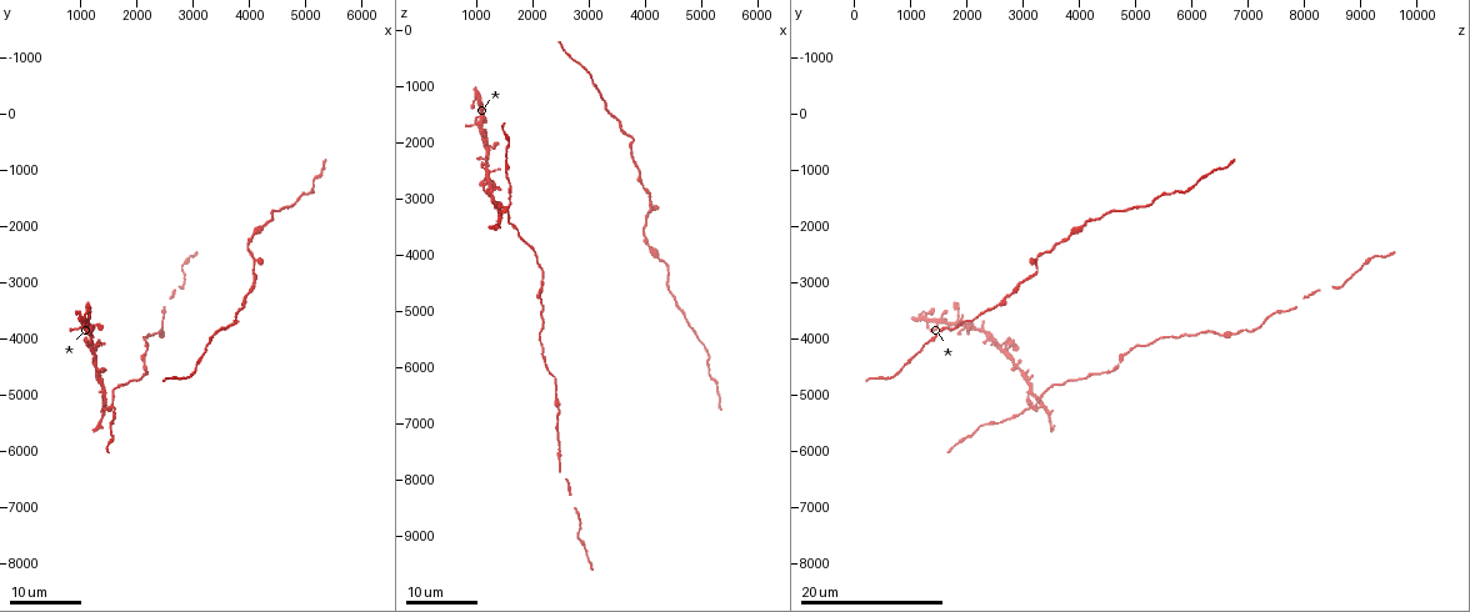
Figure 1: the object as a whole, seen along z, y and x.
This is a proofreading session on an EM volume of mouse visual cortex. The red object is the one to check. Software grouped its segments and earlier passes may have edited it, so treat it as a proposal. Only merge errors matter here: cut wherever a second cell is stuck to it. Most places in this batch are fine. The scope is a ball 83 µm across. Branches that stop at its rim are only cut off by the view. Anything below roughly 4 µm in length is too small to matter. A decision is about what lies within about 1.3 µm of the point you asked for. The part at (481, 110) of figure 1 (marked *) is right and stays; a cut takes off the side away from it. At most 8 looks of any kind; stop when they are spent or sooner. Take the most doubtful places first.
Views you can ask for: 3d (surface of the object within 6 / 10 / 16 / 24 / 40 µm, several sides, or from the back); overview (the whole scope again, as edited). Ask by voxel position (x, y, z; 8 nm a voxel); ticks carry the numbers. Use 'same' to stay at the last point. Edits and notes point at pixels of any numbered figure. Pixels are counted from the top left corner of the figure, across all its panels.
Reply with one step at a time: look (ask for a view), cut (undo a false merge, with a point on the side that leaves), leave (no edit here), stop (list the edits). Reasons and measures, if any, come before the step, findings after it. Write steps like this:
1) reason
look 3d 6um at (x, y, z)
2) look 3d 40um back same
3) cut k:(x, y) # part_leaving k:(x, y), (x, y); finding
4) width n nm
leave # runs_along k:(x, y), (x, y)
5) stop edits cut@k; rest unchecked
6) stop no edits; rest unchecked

thin arm on a thick one
look 3d 24um at (1550, 5250, 3200)

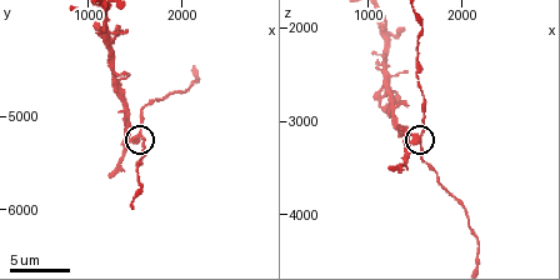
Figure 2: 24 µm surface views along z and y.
look 3d 10um at (1550, 5200, 3200)

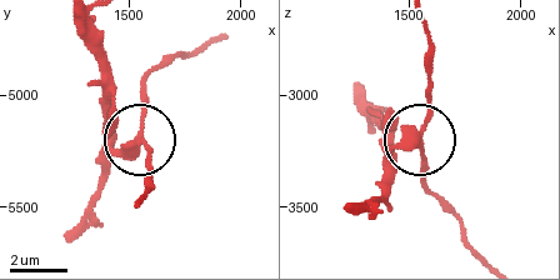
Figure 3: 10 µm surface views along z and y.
leave # one cell here

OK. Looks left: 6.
look 3d 24um at (1300, 4150, 2700)

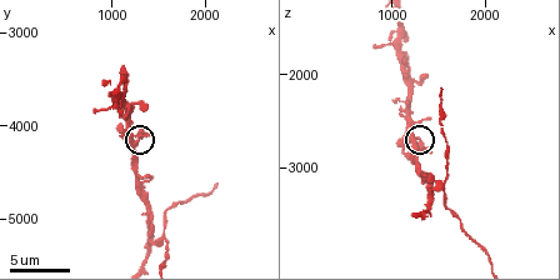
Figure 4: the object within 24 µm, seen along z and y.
look 3d 10um at (1250, 4200, 2650)

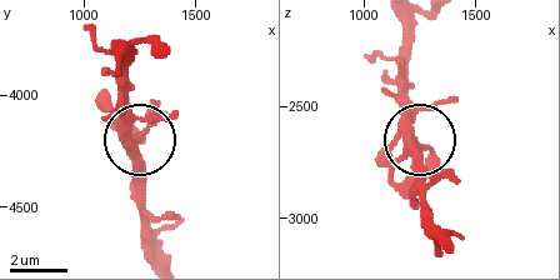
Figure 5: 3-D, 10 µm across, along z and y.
width 300 nm
leave # runs_along 5:(403, 24), (405, 118), (414, 139), (390, 175), (398, 194); all the same cell

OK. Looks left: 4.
a narrow waist
look 3d 16um at (4100, 2800, 3250)

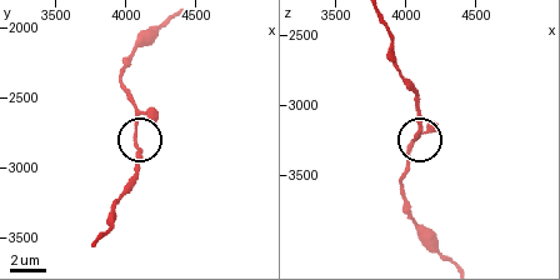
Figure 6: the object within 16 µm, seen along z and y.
look 3d 6um at (4060, 2760, 3240)

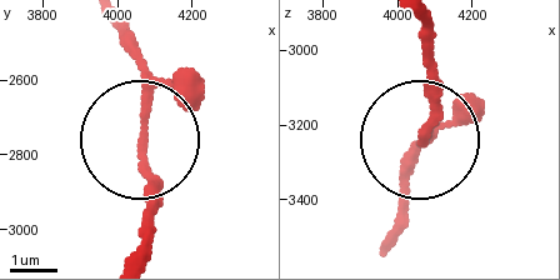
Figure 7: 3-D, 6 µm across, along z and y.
leave # continuous, no second cell

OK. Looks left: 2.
sudden change in width
look 3d 24um at (2100, 4300, 4800)

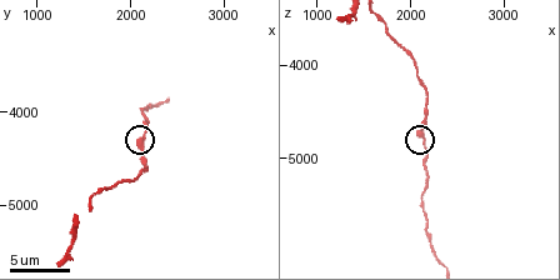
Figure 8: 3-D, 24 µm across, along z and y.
look 3d 10um at (2100, 4300, 4800)

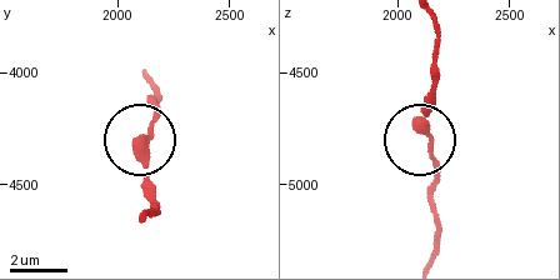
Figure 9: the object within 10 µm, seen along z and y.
leave # runs_along 9:(434, 23), (436, 95), (426, 138), (436, 185); all the same cell

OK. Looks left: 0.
stop no edits; rest unchecked

